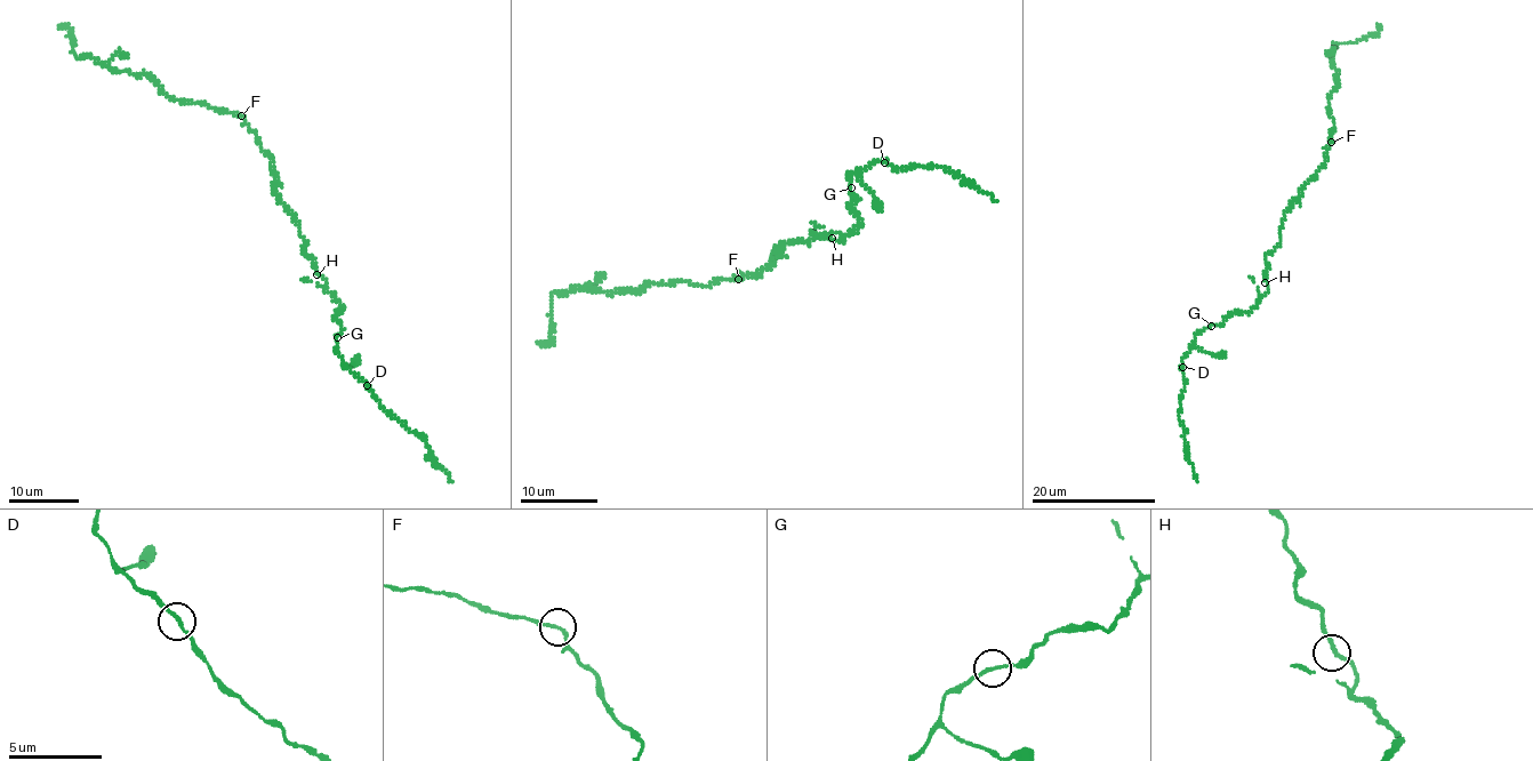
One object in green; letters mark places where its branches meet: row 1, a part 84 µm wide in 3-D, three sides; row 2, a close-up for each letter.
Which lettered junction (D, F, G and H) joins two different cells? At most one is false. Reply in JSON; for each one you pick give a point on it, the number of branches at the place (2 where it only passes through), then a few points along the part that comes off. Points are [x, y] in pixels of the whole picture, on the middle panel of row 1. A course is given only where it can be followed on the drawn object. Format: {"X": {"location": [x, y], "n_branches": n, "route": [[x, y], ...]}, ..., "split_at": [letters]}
{"split_at": []}

